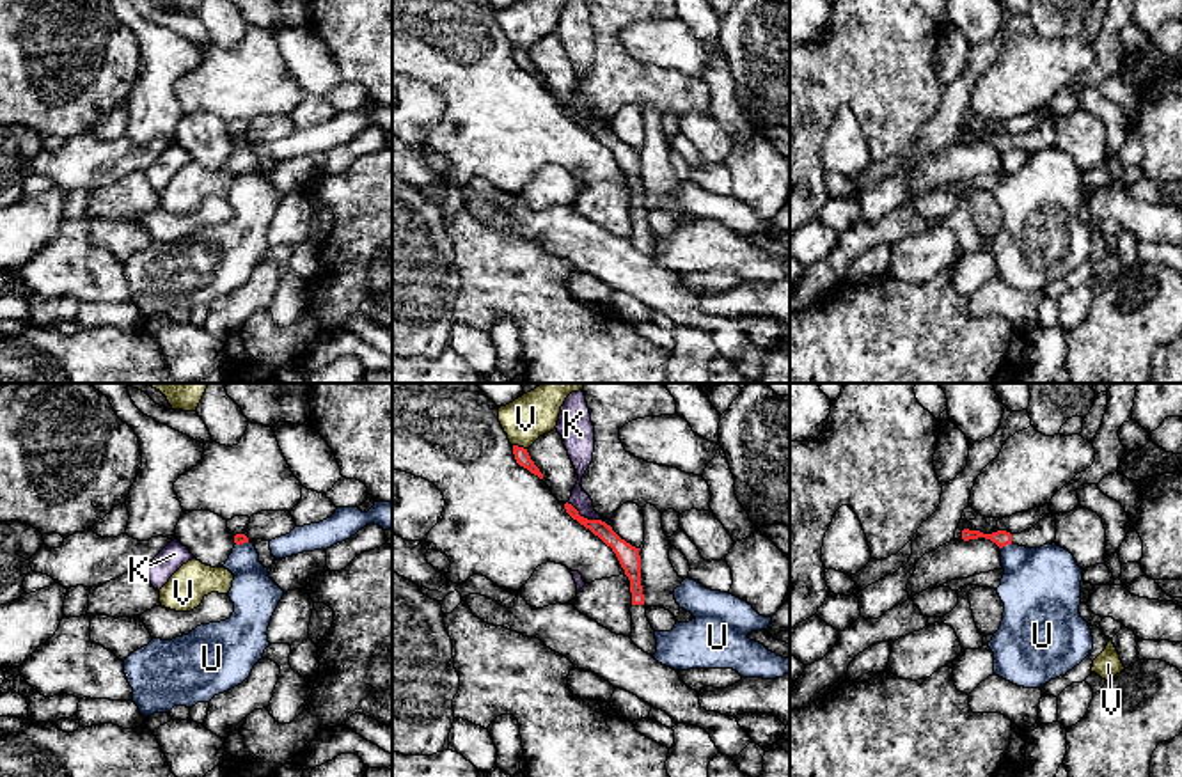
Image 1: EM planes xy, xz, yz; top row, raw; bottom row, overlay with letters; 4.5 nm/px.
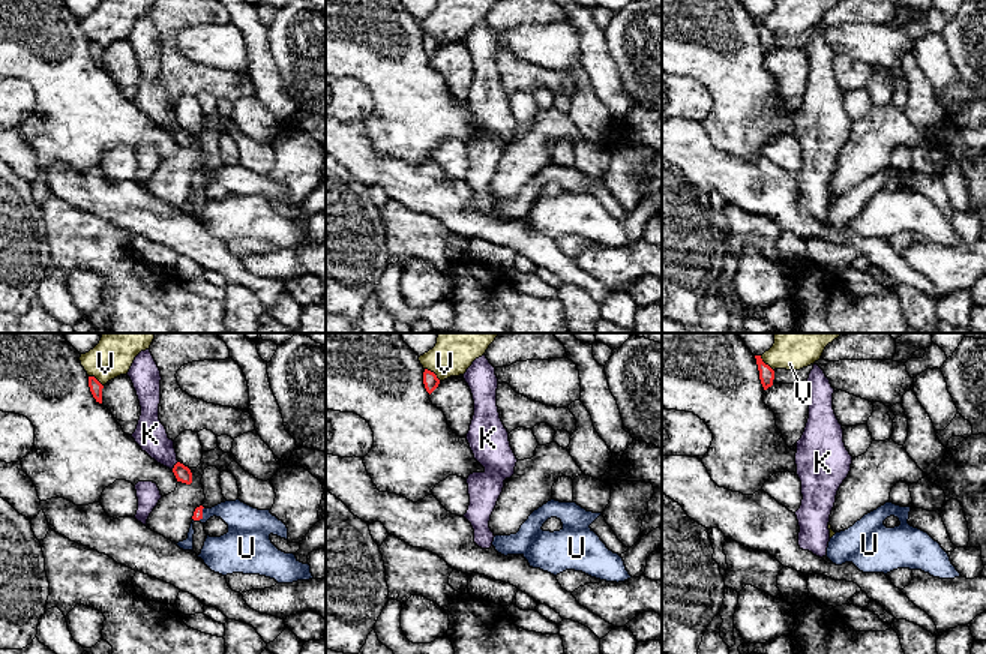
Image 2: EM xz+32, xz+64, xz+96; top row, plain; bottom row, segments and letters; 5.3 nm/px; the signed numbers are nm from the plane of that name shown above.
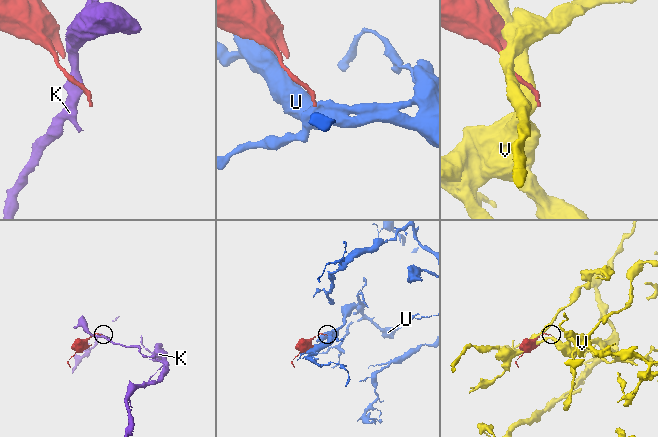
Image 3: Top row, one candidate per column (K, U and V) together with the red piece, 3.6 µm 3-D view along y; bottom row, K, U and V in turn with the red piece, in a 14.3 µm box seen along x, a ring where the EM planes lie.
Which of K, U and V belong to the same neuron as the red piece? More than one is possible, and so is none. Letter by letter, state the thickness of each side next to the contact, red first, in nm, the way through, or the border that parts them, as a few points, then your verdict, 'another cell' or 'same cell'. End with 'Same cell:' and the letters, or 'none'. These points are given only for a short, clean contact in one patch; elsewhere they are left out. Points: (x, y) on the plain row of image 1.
K: calibres 90 and 90 nm; border xz (567, 105), (581, 117), (600, 121), (607, 128); another cell
U: calibres 80 and 360 nm; another cell
V: calibres 70 and 200 nm; another cell
Same cell: none

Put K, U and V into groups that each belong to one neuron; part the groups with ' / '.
K / U / V

